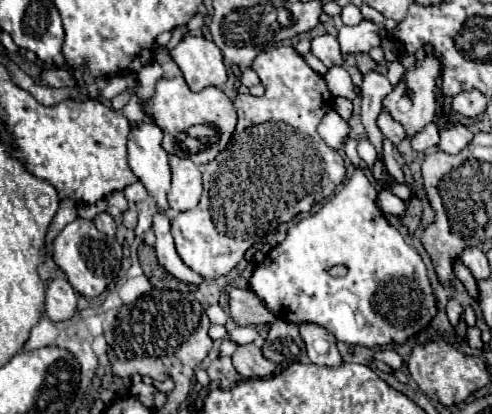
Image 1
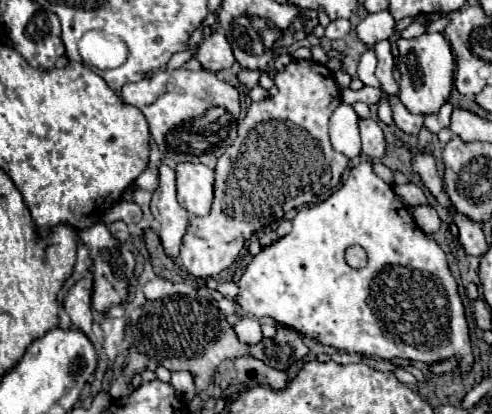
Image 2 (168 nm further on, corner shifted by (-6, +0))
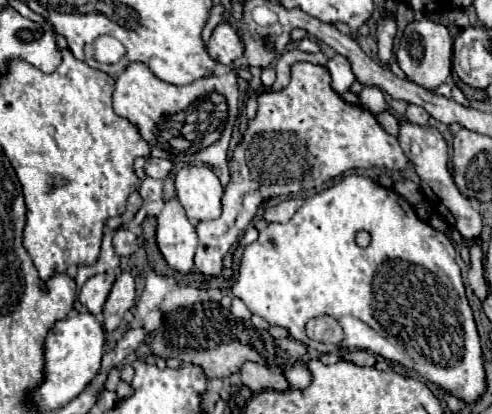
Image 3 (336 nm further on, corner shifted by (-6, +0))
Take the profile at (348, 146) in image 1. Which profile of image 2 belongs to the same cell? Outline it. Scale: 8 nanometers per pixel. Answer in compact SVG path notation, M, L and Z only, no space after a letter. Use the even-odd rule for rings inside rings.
M369 160L351 168L349 178L327 200L299 210L289 234L263 246L259 254L249 258L247 270L239 280L235 302L255 318L273 318L317 344L349 354L377 356L383 360L401 358L425 364L455 358L461 374L467 374L473 368L475 358L465 308L457 282L449 270L447 254L415 224L409 208L393 192L391 184L385 184L375 176ZM353 244L365 248L369 258L365 268L351 268L345 262L345 250Z

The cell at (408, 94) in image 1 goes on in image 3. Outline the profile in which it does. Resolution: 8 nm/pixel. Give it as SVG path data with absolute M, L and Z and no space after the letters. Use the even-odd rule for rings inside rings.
M427 18L407 24L401 38L401 46L397 50L397 62L411 82L433 92L437 86L451 80L451 56L453 56L453 40L443 24L431 22Z

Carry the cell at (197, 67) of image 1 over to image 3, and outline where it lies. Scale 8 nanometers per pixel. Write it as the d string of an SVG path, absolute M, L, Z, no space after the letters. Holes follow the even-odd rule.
M221 22L211 34L207 52L215 62L219 62L223 66L231 66L243 54L243 44L237 36L237 30L231 24Z

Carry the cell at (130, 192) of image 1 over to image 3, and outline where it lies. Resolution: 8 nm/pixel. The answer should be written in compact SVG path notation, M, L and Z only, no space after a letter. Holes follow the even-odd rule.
M147 158L143 170L149 178L155 178L155 180L165 180L167 174L171 172L173 164L169 160L161 160L161 158Z

